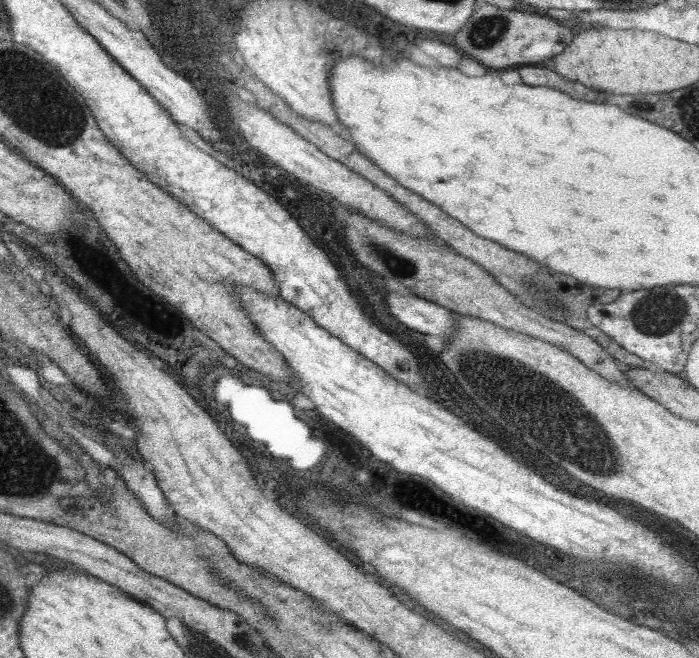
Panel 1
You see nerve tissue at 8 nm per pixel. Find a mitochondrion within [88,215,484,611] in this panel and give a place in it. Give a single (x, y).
(400, 265)

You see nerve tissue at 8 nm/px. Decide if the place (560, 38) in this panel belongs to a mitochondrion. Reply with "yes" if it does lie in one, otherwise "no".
no

